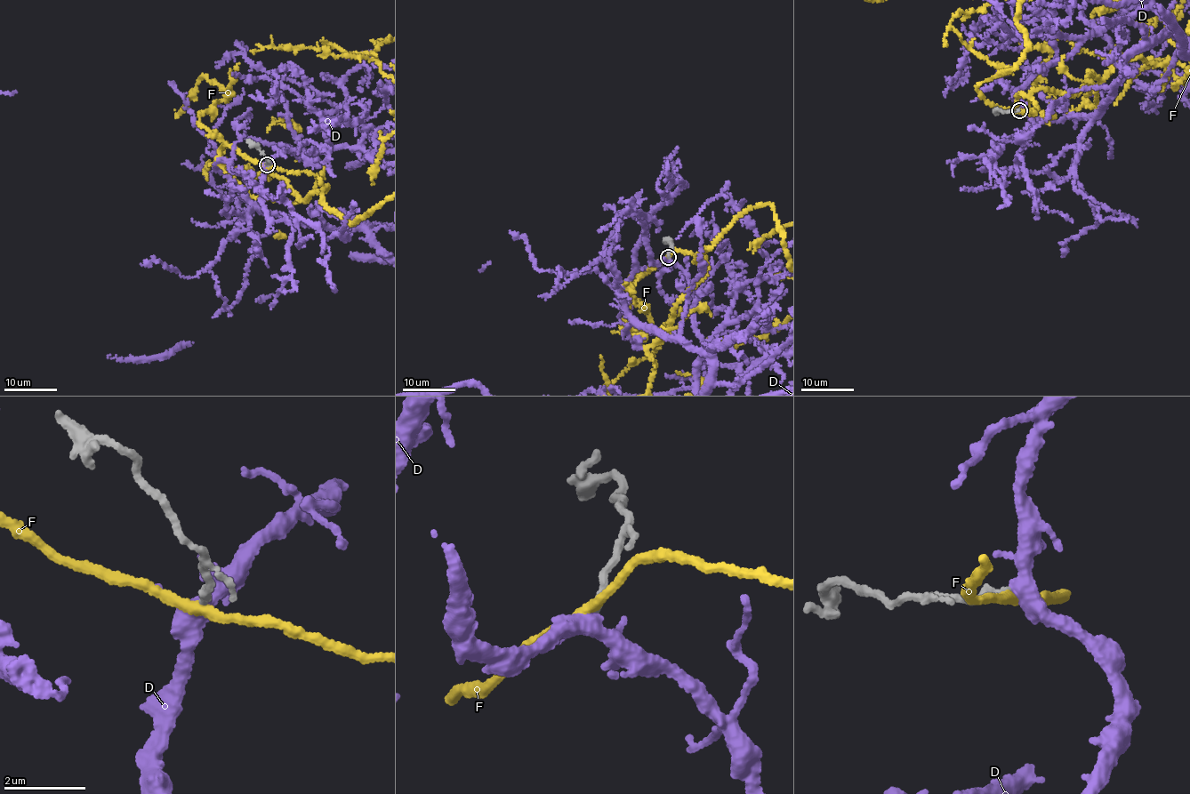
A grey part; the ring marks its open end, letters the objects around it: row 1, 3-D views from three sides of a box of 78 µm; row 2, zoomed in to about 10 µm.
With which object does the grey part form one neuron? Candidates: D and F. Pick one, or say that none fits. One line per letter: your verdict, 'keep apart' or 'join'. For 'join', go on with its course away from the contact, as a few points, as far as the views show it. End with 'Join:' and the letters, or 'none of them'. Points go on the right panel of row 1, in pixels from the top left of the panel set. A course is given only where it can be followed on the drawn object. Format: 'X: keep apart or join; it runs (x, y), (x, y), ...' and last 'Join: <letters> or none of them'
D: join
F: keep apart
Join: D

